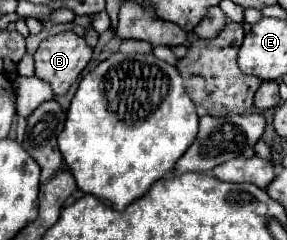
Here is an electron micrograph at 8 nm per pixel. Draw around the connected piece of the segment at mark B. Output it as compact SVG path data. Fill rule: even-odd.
M64 31L40 43L34 53L34 75L46 81L54 95L64 95L90 59L92 47L88 47L74 31Z

